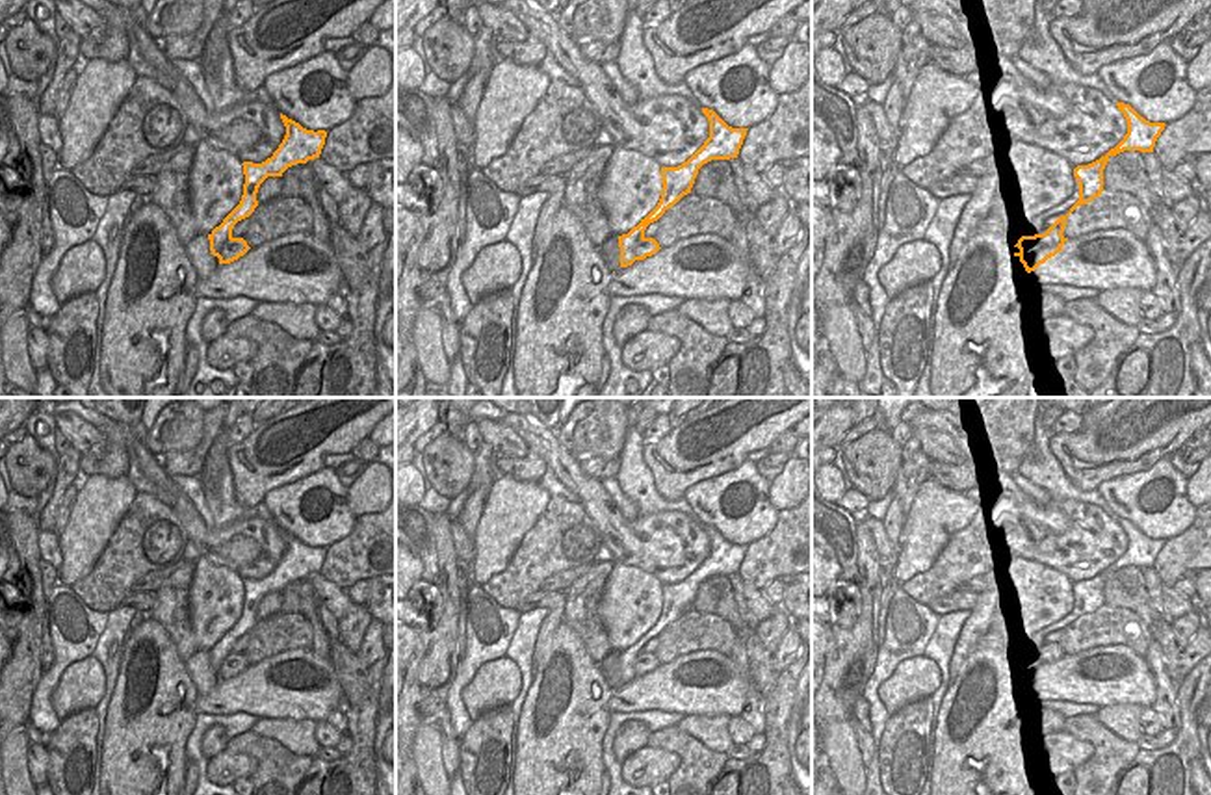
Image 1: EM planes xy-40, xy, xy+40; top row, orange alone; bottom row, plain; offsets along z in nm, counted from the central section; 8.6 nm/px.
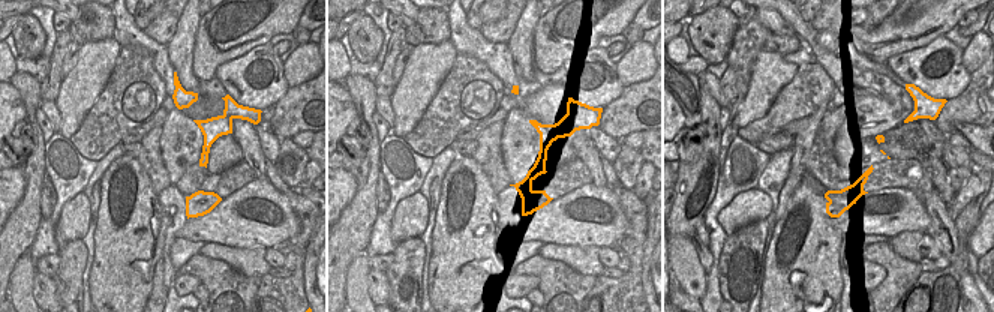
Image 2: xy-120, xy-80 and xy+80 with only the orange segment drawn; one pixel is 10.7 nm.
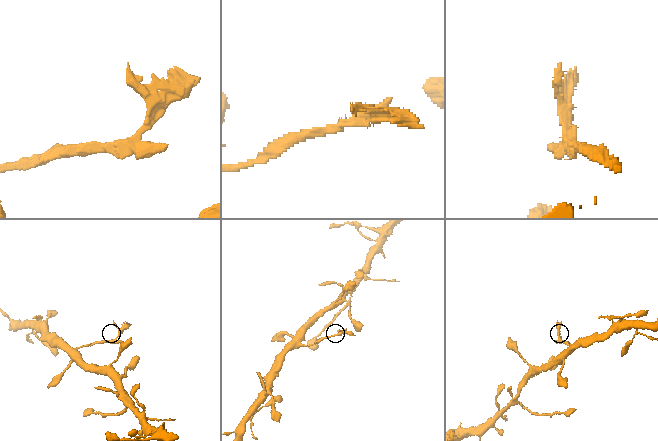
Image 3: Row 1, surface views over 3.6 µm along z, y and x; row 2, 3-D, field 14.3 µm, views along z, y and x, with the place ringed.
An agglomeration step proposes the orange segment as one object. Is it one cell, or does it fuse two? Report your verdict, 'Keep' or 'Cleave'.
Keep

